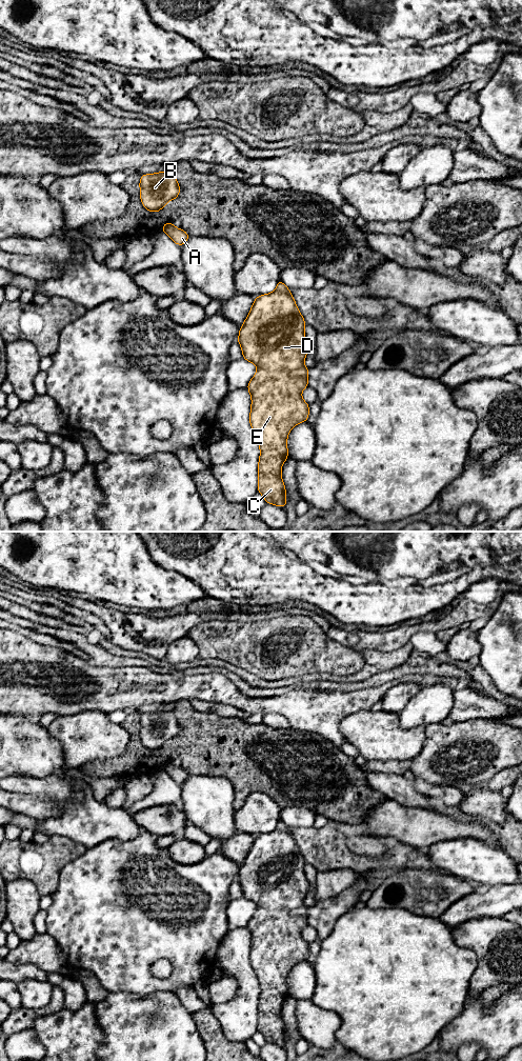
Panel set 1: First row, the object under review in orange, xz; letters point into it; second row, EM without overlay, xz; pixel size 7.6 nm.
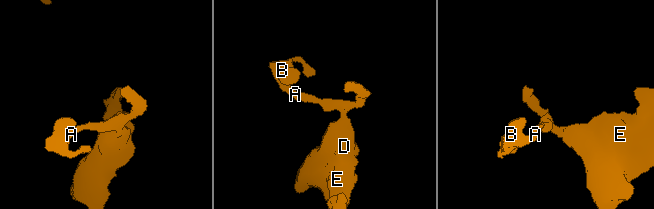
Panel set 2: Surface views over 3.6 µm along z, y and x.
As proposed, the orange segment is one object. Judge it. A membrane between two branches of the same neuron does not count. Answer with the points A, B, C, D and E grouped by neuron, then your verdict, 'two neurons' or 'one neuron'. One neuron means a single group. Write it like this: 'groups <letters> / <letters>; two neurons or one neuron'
groups A B C D E; one neuron

